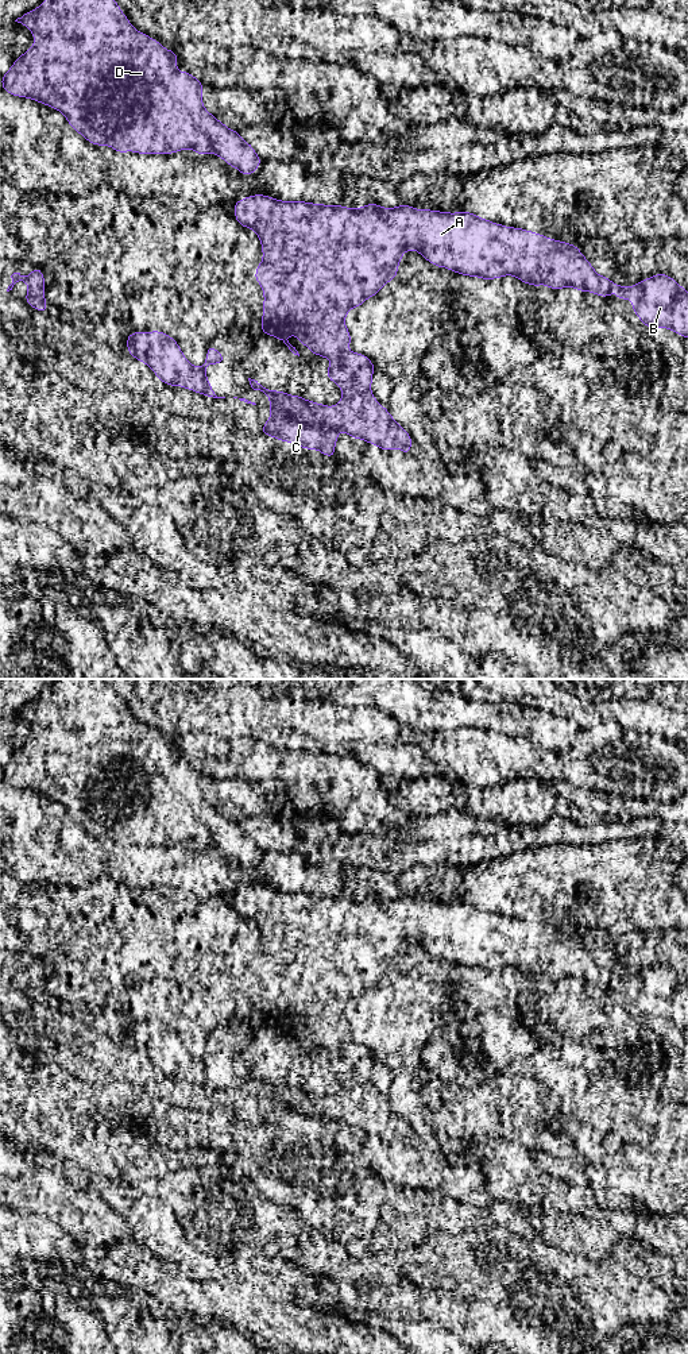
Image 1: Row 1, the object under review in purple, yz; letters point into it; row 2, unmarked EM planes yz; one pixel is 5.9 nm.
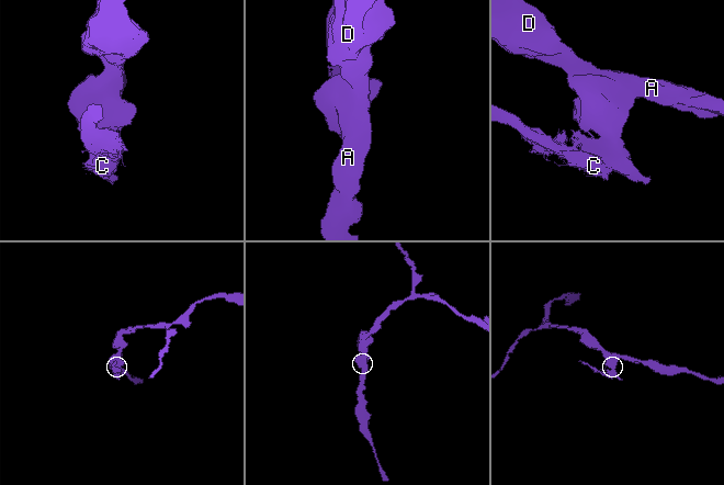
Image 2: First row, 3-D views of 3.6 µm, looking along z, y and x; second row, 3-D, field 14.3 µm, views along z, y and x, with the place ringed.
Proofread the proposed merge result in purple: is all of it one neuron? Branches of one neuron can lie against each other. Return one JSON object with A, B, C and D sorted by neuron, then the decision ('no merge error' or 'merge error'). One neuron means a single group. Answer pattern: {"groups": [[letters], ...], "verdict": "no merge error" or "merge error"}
{"groups": [["A", "B", "D"], ["C"]], "verdict": "merge error"}

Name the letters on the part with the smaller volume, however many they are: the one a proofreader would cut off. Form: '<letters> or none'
C

